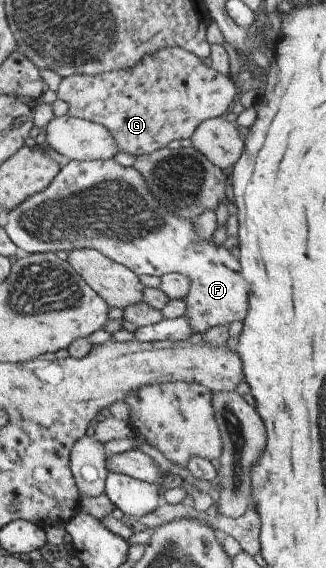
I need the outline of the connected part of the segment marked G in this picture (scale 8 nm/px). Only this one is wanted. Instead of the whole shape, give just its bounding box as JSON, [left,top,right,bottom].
[56,47,236,156]

